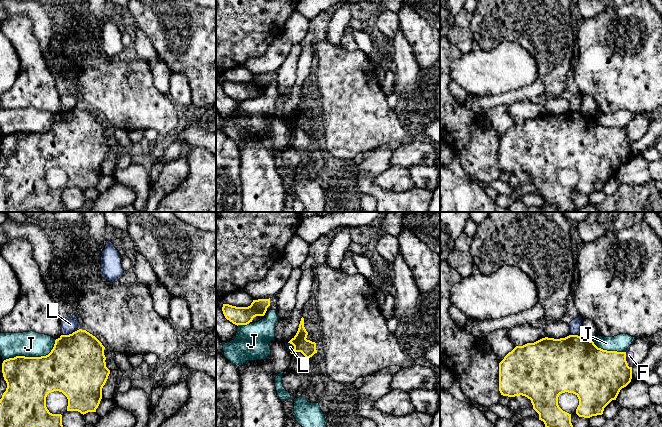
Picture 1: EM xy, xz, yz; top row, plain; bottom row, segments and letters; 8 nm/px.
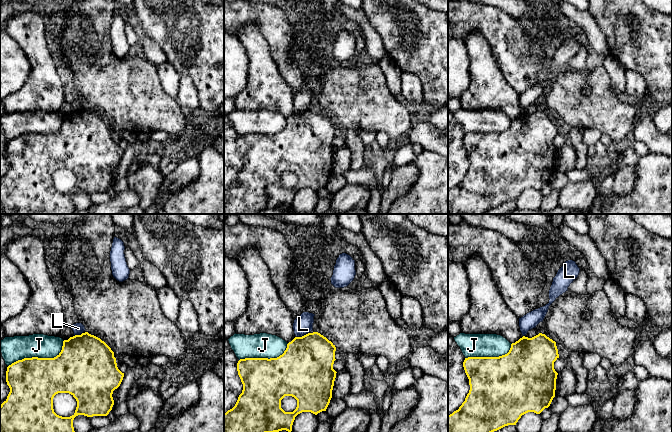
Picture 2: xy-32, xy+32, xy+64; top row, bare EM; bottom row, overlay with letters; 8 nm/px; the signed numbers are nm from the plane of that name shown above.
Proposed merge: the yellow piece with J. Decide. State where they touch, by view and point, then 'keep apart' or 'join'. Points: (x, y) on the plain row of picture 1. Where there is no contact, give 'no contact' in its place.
xy (32, 133) | keep apart

